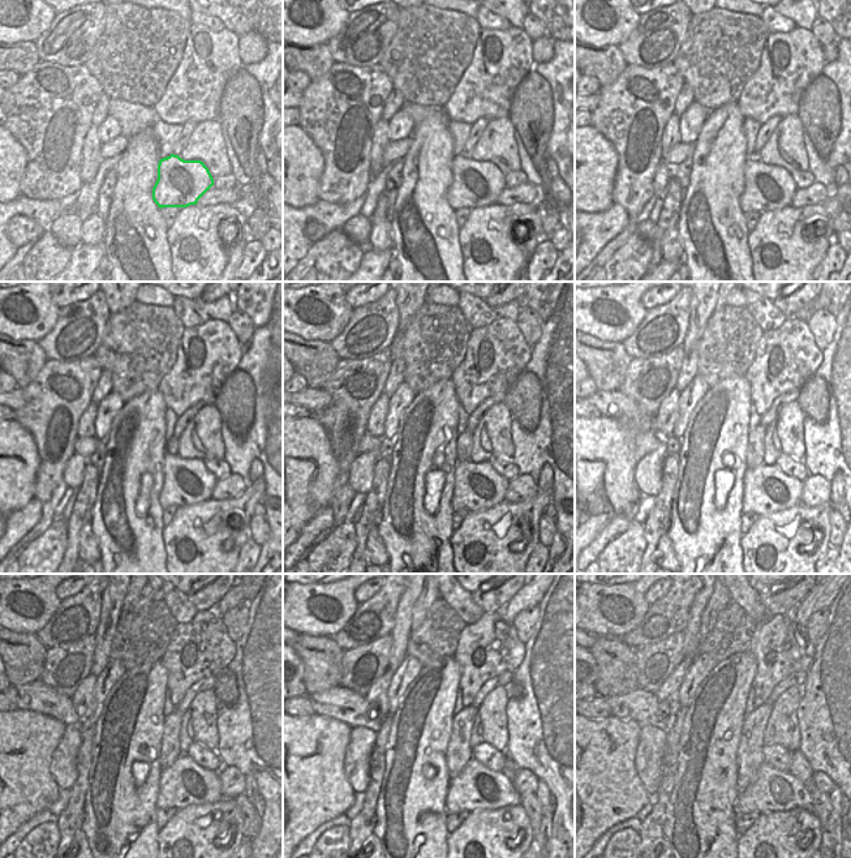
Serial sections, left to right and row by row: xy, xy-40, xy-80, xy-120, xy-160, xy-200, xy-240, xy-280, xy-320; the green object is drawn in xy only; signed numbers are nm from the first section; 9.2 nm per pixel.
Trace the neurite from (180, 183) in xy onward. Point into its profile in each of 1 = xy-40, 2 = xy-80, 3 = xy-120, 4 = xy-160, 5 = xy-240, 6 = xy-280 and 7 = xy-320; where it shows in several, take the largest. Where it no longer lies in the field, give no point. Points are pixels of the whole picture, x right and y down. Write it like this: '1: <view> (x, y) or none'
1: xy-40 (476, 184)
2: xy-80 (768, 187)
3: xy-120 (185, 481)
4: xy-160 (477, 487)
5: xy-240 (183, 784)
6: xy-280 (476, 788)
7: xy-320 (773, 790)

